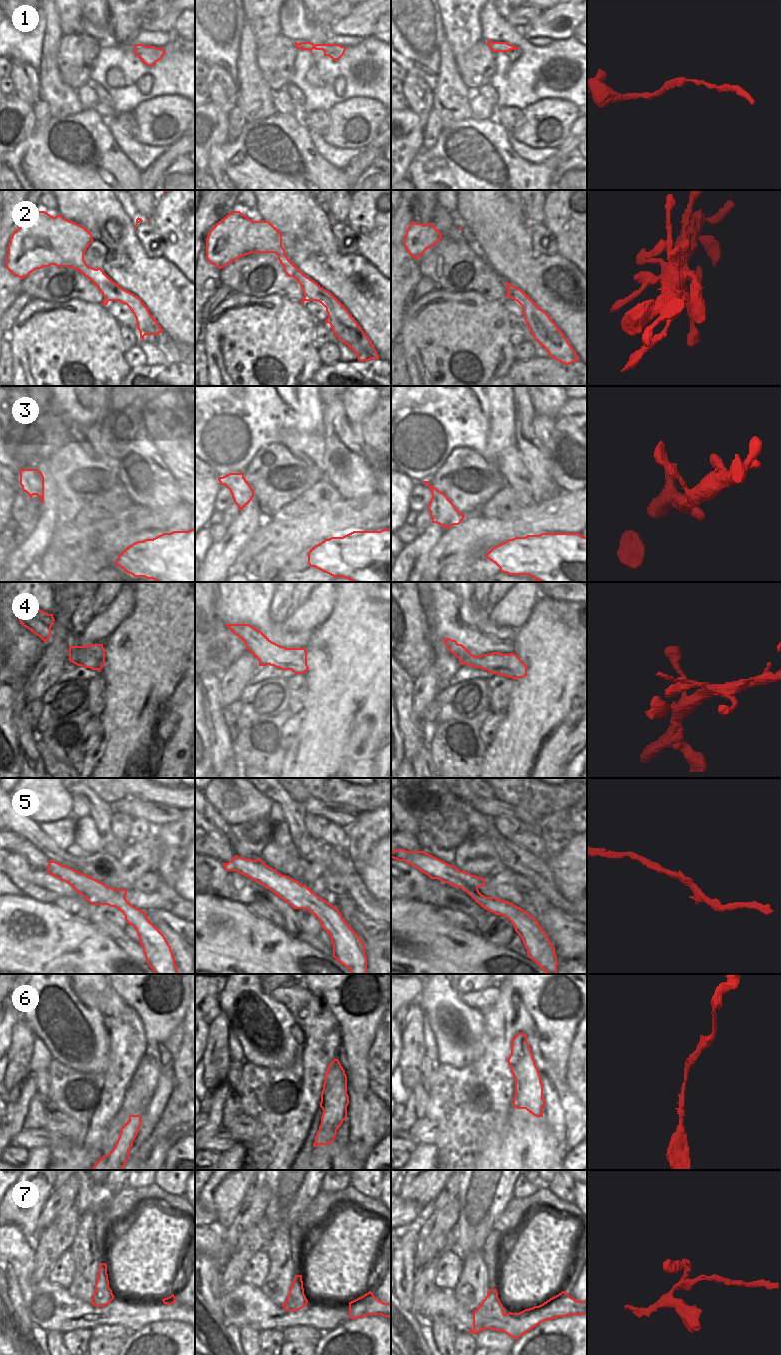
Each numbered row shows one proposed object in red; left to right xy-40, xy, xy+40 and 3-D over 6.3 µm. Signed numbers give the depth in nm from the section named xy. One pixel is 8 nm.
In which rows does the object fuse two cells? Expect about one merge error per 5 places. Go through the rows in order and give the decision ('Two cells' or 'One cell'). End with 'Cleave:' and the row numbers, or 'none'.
1: One cell
2: One cell
3: One cell
4: One cell
5: One cell
6: One cell
7: One cell
Cleave: none.

